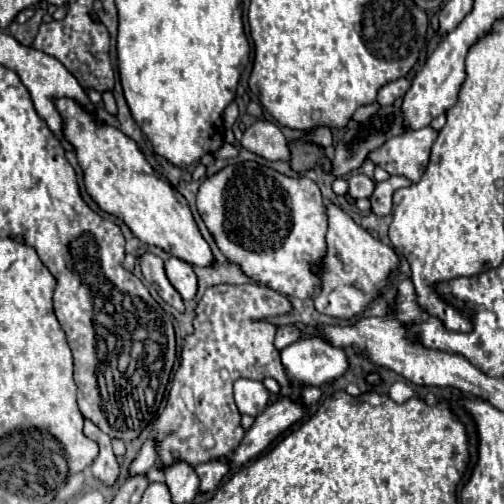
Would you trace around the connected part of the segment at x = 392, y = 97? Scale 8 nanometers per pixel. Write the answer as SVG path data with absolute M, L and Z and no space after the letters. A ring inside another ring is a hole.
M401 78L401 80L395 80L395 82L389 82L381 88L379 96L377 96L377 102L381 106L391 106L393 102L397 102L399 98L403 98L403 94L409 90L411 82L407 78Z

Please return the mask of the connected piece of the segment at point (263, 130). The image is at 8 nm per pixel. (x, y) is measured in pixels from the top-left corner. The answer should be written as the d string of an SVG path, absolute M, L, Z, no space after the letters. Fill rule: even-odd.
M255 120L241 138L241 148L267 160L289 160L287 140L269 120Z

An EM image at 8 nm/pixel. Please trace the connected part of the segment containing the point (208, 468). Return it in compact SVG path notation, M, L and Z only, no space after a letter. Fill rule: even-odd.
M211 460L209 464L199 464L195 468L197 476L199 476L199 494L205 494L205 492L213 492L223 476L229 472L229 466L225 460Z

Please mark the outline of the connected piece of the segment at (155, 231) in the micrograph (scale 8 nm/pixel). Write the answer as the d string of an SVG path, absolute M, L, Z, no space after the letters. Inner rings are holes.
M69 98L57 100L57 110L65 122L65 138L75 146L79 164L83 168L85 188L103 212L123 220L143 244L157 246L169 256L193 266L217 266L209 244L193 220L185 196L181 196L165 178L157 176L131 138L127 138L121 130L91 118L77 102Z

